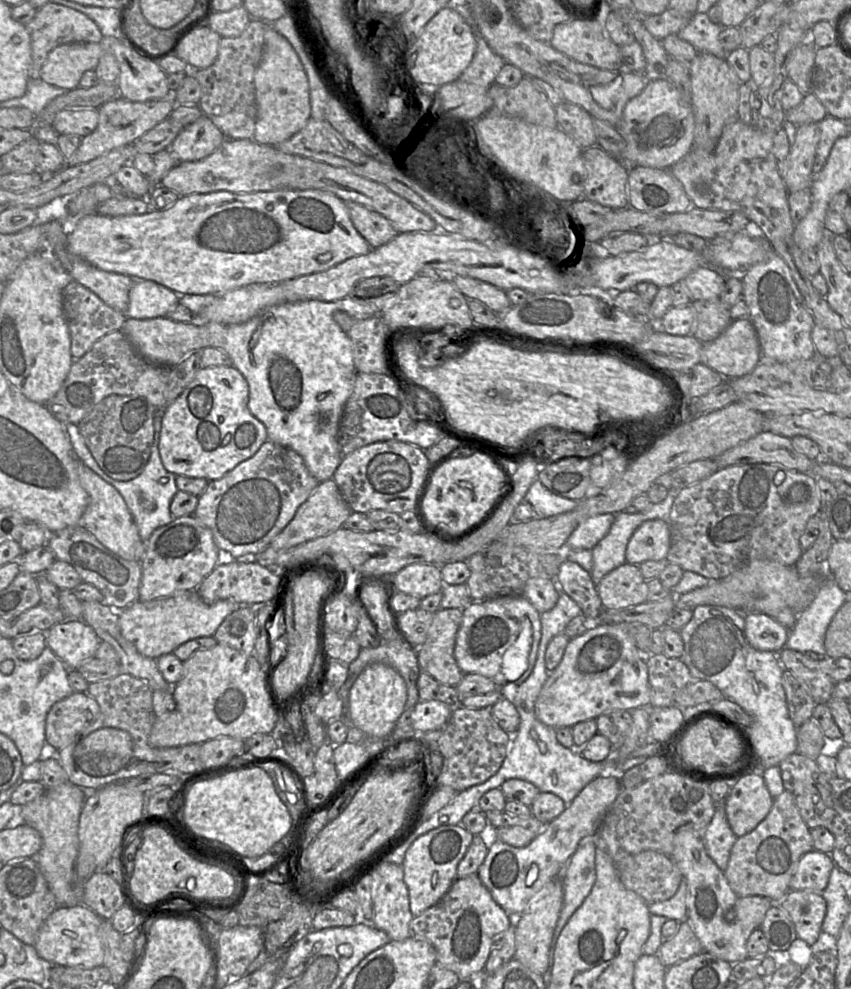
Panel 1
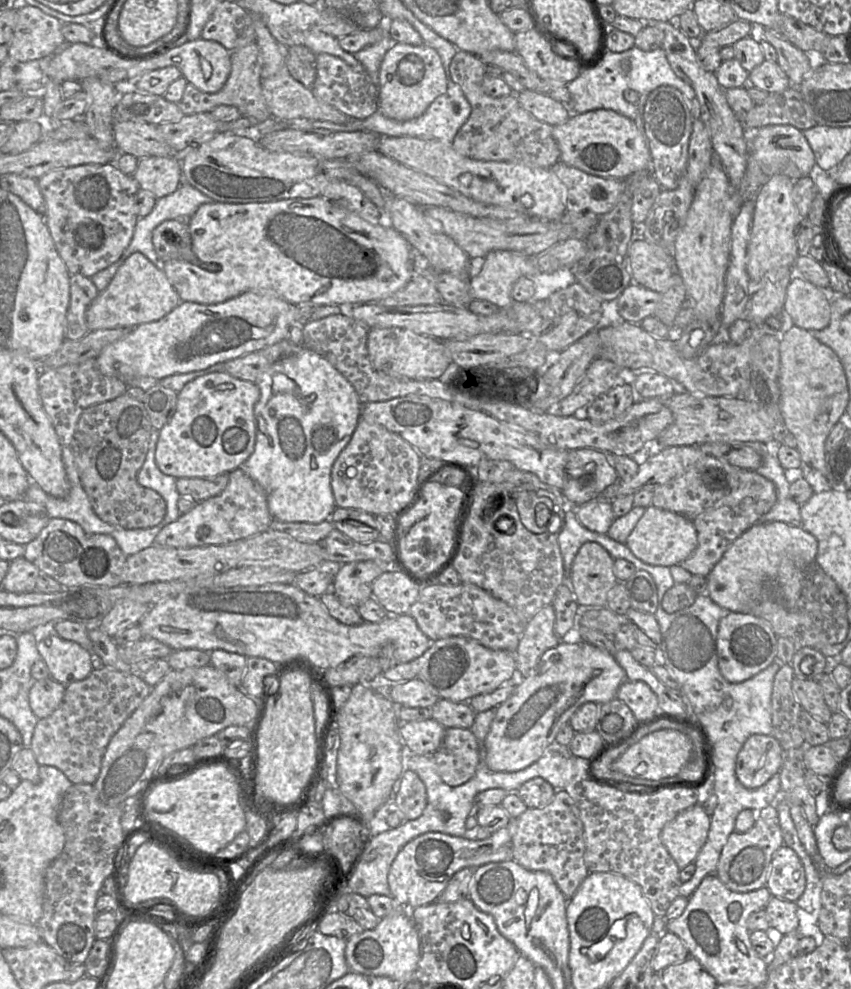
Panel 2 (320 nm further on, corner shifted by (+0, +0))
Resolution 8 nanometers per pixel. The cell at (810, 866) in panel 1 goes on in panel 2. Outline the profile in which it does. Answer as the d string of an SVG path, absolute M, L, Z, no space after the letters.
M783 844L773 854L767 889L771 896L796 902L803 894L805 886L806 876L799 856Z

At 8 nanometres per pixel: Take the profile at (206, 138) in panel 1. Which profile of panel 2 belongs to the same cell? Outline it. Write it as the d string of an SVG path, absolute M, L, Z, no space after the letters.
M146 157L139 159L132 175L140 189L151 192L157 199L165 197L184 182L180 157Z

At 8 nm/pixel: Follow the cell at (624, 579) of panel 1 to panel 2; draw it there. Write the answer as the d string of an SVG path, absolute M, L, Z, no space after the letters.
M586 542L582 544L574 558L570 580L578 605L605 607L608 592L618 581L614 574L614 559L600 544Z

